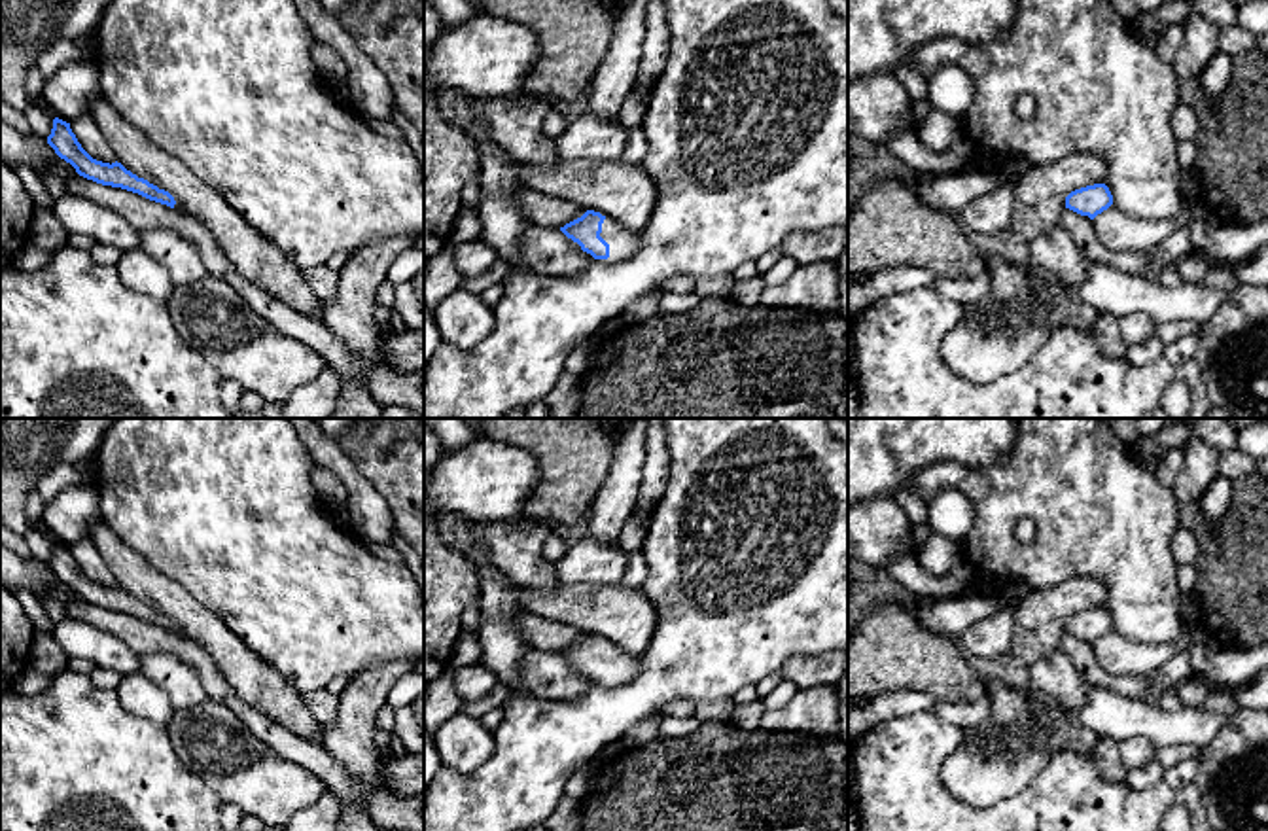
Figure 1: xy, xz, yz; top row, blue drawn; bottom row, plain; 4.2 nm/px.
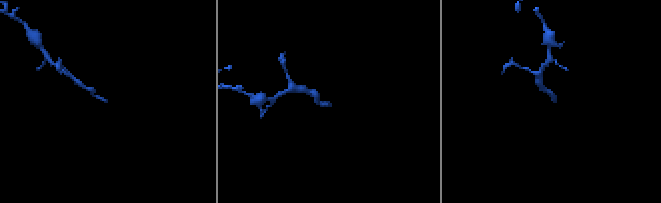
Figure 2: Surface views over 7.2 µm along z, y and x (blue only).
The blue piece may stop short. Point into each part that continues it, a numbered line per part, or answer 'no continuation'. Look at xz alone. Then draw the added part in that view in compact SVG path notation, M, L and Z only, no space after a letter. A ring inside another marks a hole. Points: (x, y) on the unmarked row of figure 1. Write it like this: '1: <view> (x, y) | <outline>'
1: xz (623, 667) | M609 642L604 644L600 661L609 668L609 681L602 685L609 687L628 683L640 670L640 655L621 651Z

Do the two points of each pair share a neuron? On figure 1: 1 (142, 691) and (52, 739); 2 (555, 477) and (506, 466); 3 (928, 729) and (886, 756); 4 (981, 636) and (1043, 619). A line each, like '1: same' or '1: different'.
1: different
2: different
3: same
4: different

